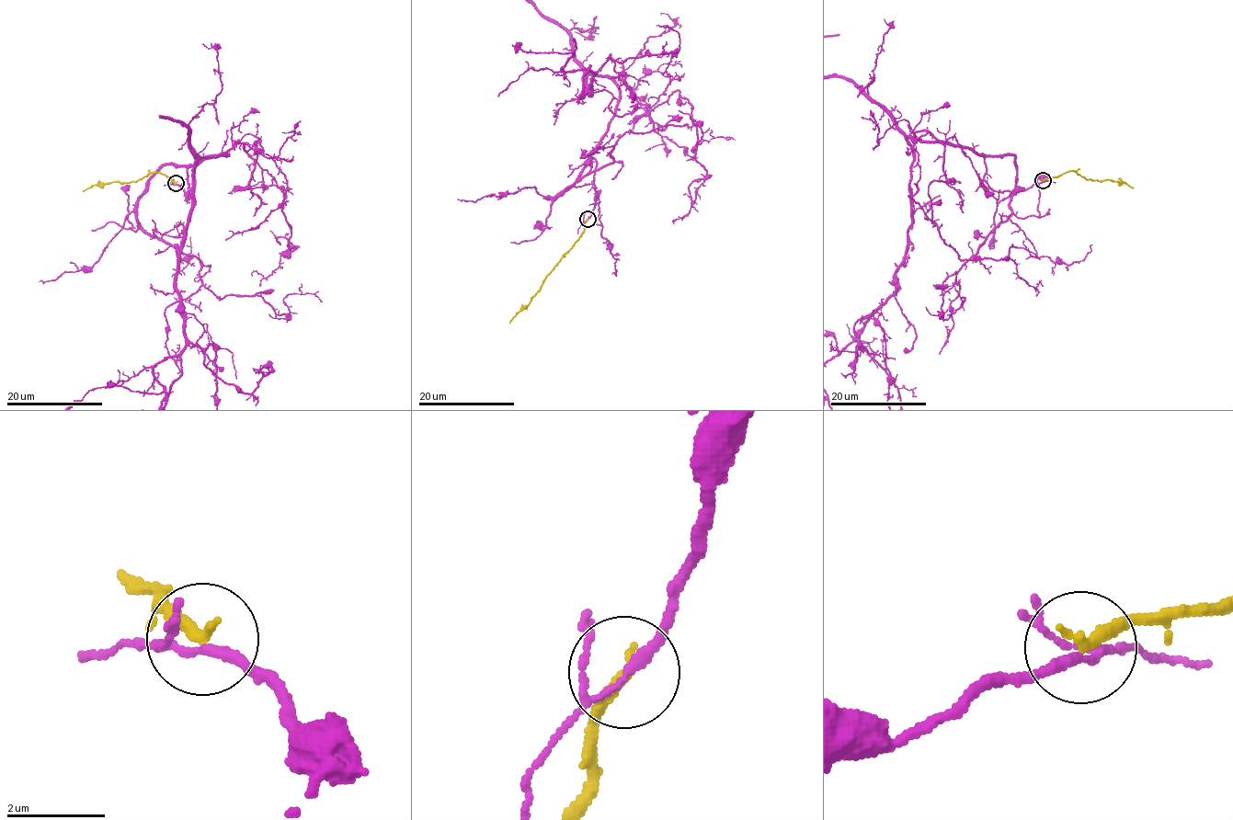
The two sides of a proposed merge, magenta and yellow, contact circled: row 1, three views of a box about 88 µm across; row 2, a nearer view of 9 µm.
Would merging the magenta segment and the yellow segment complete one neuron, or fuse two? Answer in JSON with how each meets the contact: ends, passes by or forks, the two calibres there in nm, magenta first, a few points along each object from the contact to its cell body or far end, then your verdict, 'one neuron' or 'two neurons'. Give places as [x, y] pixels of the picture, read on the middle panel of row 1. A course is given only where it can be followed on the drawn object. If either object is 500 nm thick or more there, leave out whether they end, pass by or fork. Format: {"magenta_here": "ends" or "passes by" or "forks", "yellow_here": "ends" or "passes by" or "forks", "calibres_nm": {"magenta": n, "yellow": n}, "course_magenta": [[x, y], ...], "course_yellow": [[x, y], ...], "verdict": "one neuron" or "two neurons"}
{"magenta_here": "forks", "yellow_here": "ends", "calibres_nm": {"magenta": 140, "yellow": 260}, "course_magenta": [[587, 219], [588, 155], [619, 87], [588, 74], [580, 94], [610, 60], [637, 103], [587, 166], [601, 235]], "course_yellow": [[587, 219], [584, 233], [537, 292], [509, 323]], "verdict": "one neuron"}

